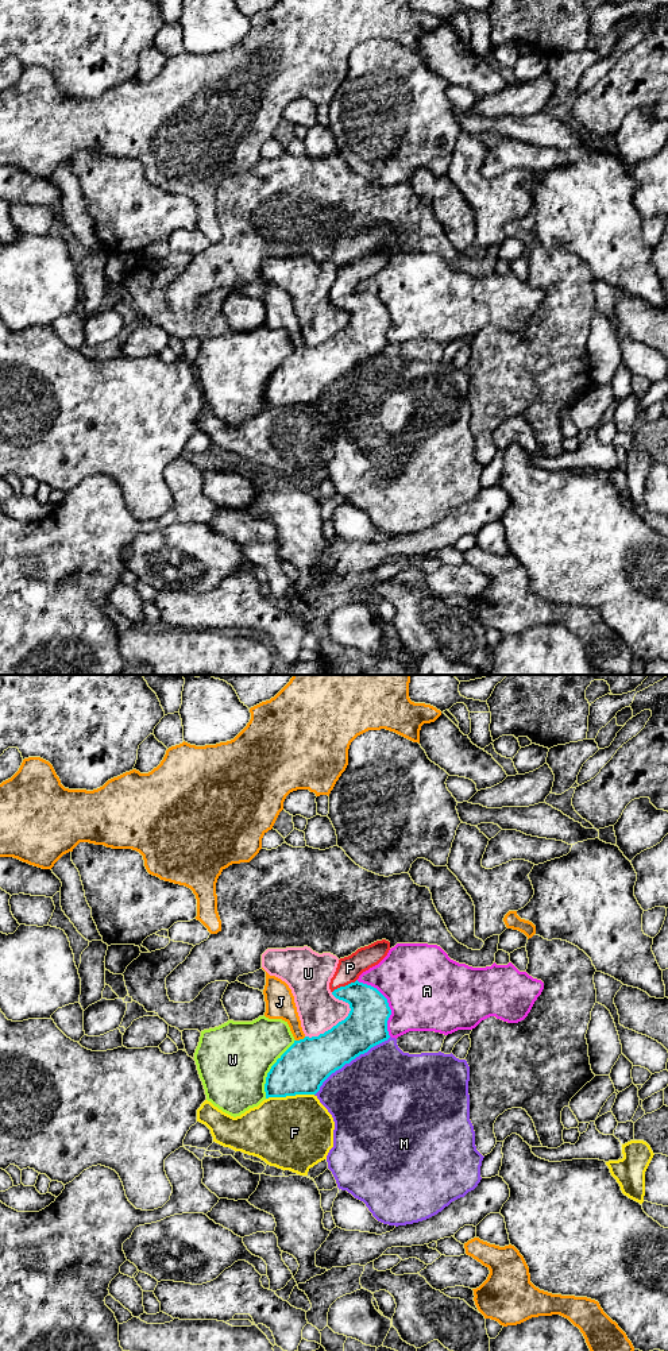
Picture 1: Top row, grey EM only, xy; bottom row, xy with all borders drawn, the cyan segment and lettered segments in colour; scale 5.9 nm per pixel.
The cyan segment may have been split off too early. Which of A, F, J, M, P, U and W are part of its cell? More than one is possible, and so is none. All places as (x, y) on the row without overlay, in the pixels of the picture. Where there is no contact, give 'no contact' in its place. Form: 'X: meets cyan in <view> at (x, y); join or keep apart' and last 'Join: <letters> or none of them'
A: meets cyan in xy at (387, 312); keep apart
F: meets cyan in xy at (289, 404); keep apart
J: meets cyan in xy at (300, 348); keep apart
M: meets cyan in xy at (350, 370); keep apart
P: meets cyan in xy at (346, 294); join
U: meets cyan in xy at (332, 336); keep apart
W: meets cyan in xy at (270, 378); keep apart
Join: P

